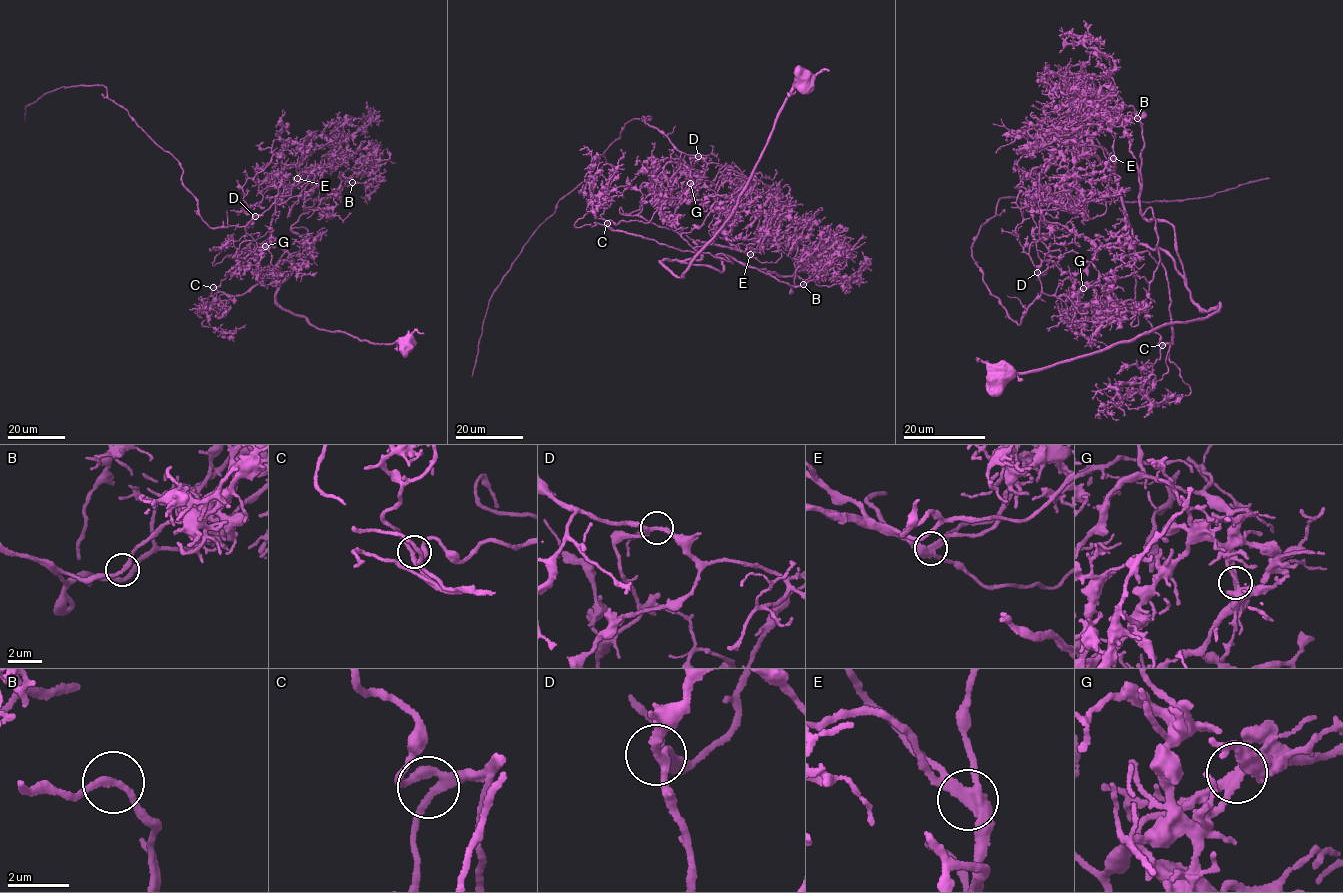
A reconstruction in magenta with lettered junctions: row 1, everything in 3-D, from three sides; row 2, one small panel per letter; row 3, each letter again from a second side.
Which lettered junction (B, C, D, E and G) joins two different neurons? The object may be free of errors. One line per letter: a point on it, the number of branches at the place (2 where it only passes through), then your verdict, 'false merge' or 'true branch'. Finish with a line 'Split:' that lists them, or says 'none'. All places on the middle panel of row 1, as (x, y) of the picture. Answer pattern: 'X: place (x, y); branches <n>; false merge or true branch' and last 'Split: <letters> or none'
B: place (803, 284); branches 2; true branch
C: place (607, 223); branches 3; true branch
D: place (698, 156); branches 3; true branch
E: place (750, 254); branches 3; true branch
G: place (690, 183); branches 2; false merge
Split: G

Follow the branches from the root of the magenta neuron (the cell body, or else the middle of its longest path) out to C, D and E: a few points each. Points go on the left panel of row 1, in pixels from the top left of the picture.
C: (405, 344), (320, 330), (286, 311), (275, 295), (293, 265), (287, 252), (268, 277), (242, 294), (213, 287)
D: (405, 344), (286, 311), (275, 295), (293, 263), (271, 234), (226, 256), (238, 256), (233, 243), (255, 216)
E: (405, 344), (372, 344), (320, 330), (277, 302), (277, 289), (293, 263), (270, 233), (271, 224), (297, 178)

